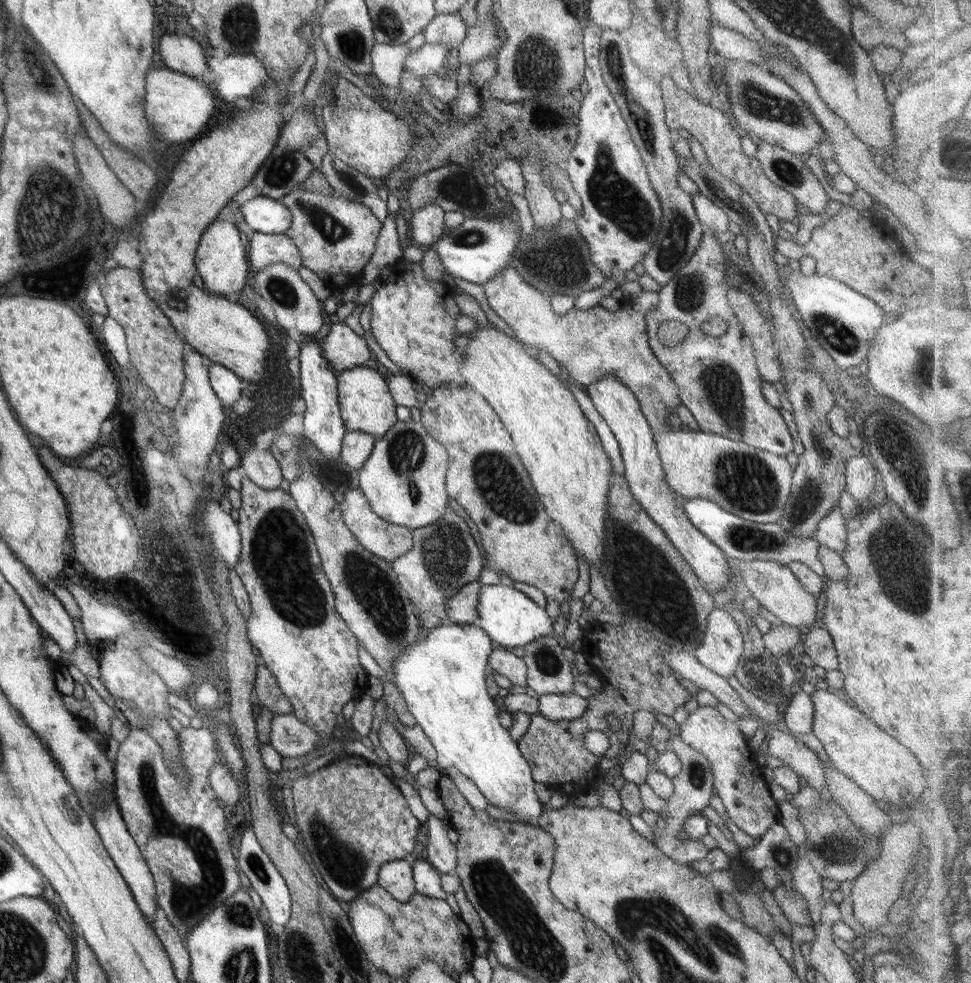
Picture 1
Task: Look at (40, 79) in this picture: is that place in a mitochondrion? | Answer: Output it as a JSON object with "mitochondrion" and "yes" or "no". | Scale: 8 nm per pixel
{"mitochondrion":"yes"}

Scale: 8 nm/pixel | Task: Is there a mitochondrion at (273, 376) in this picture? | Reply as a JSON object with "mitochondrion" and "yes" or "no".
{"mitochondrion":"no"}

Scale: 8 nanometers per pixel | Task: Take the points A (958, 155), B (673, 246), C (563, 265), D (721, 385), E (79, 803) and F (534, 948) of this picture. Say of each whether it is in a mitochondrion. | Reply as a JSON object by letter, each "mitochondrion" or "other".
{"A":"mitochondrion","B":"mitochondrion","C":"mitochondrion","D":"mitochondrion","E":"other","F":"mitochondrion"}

